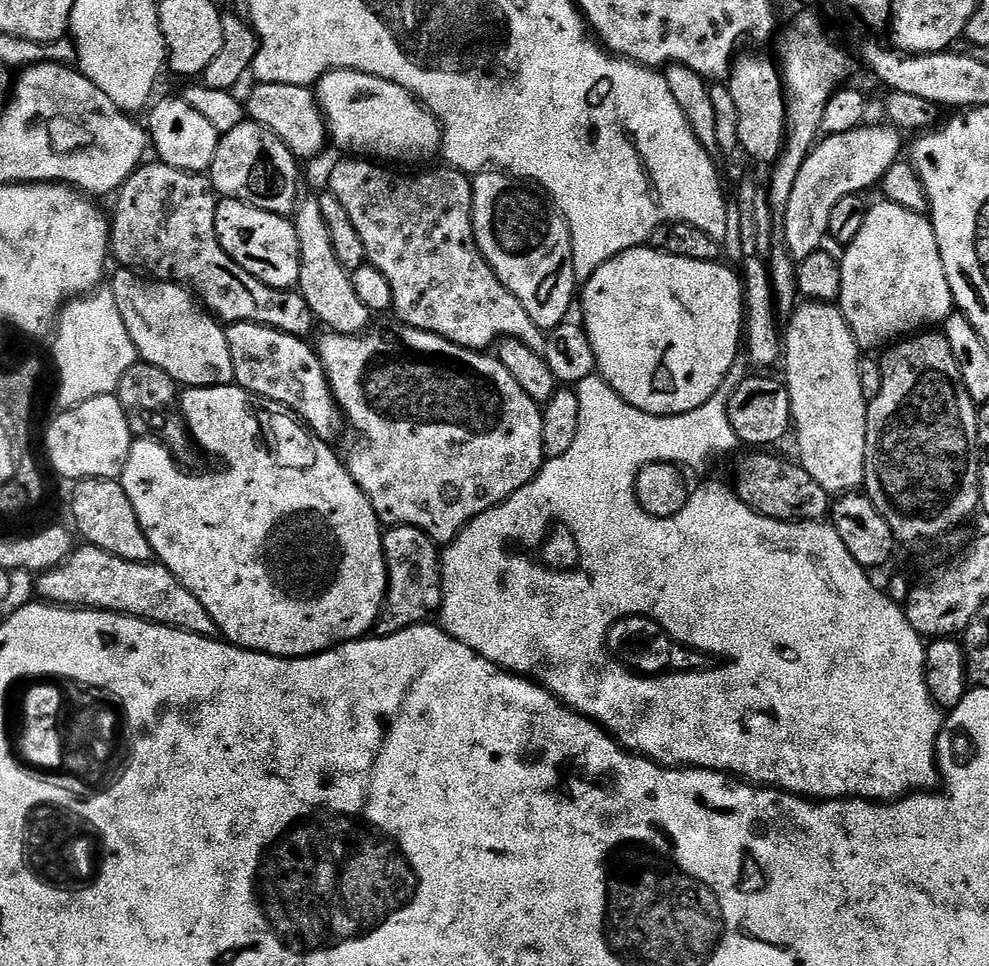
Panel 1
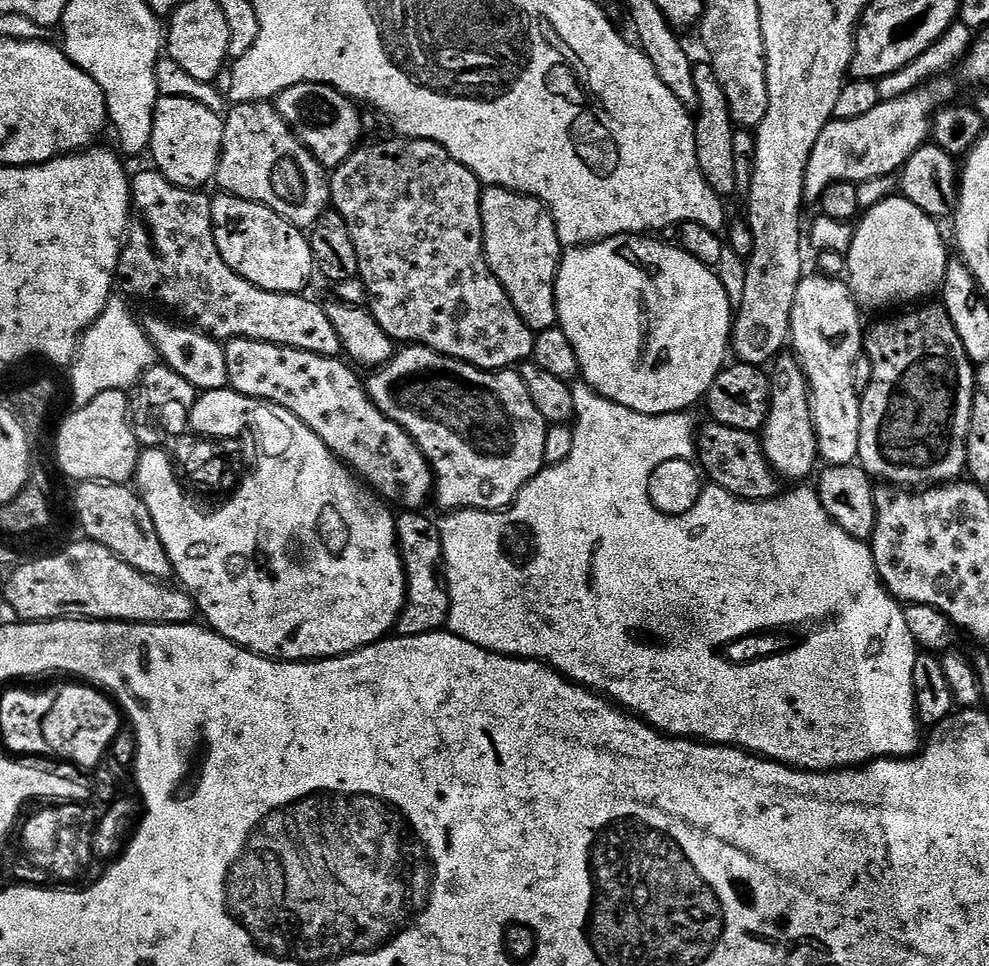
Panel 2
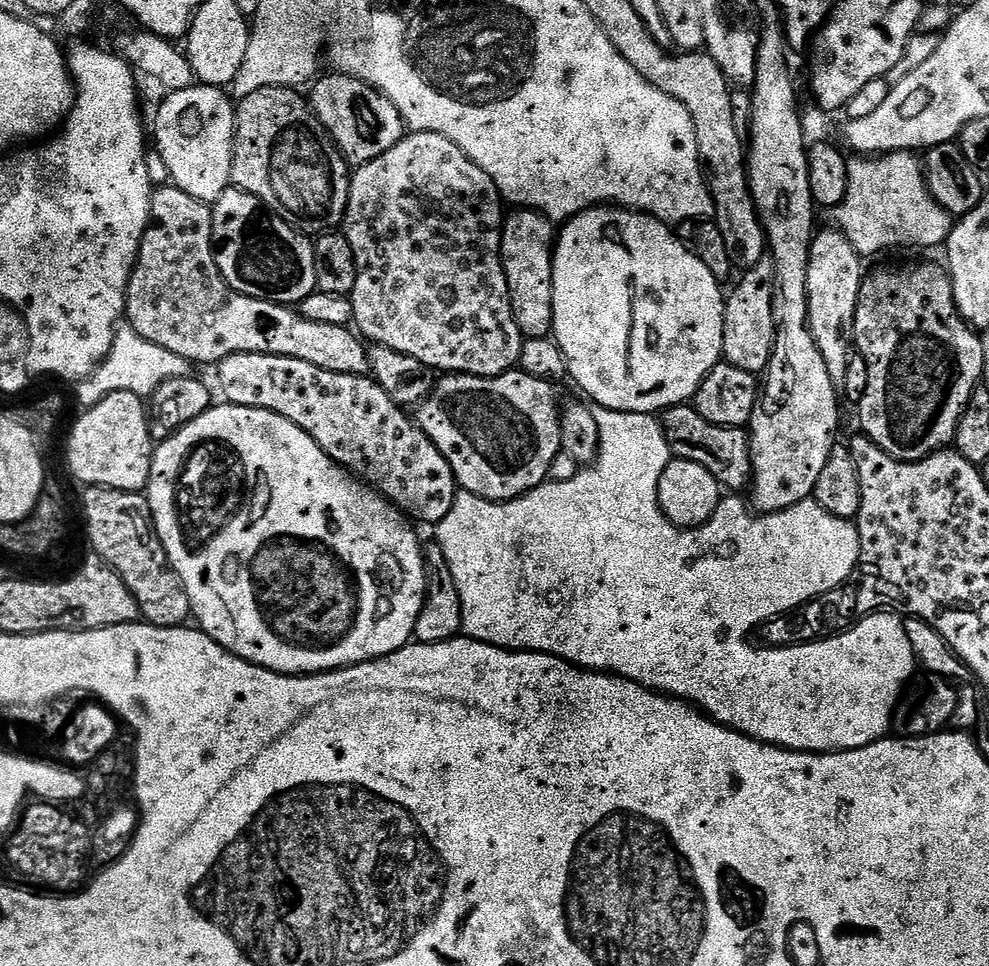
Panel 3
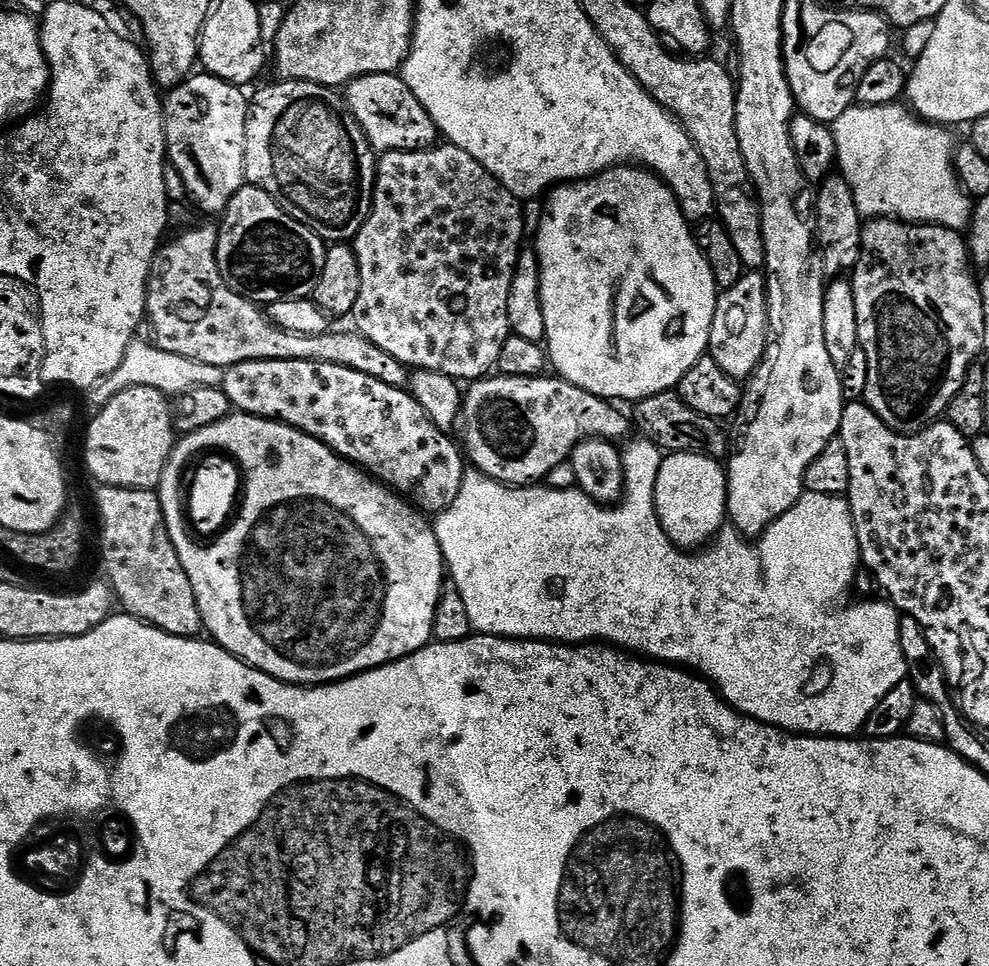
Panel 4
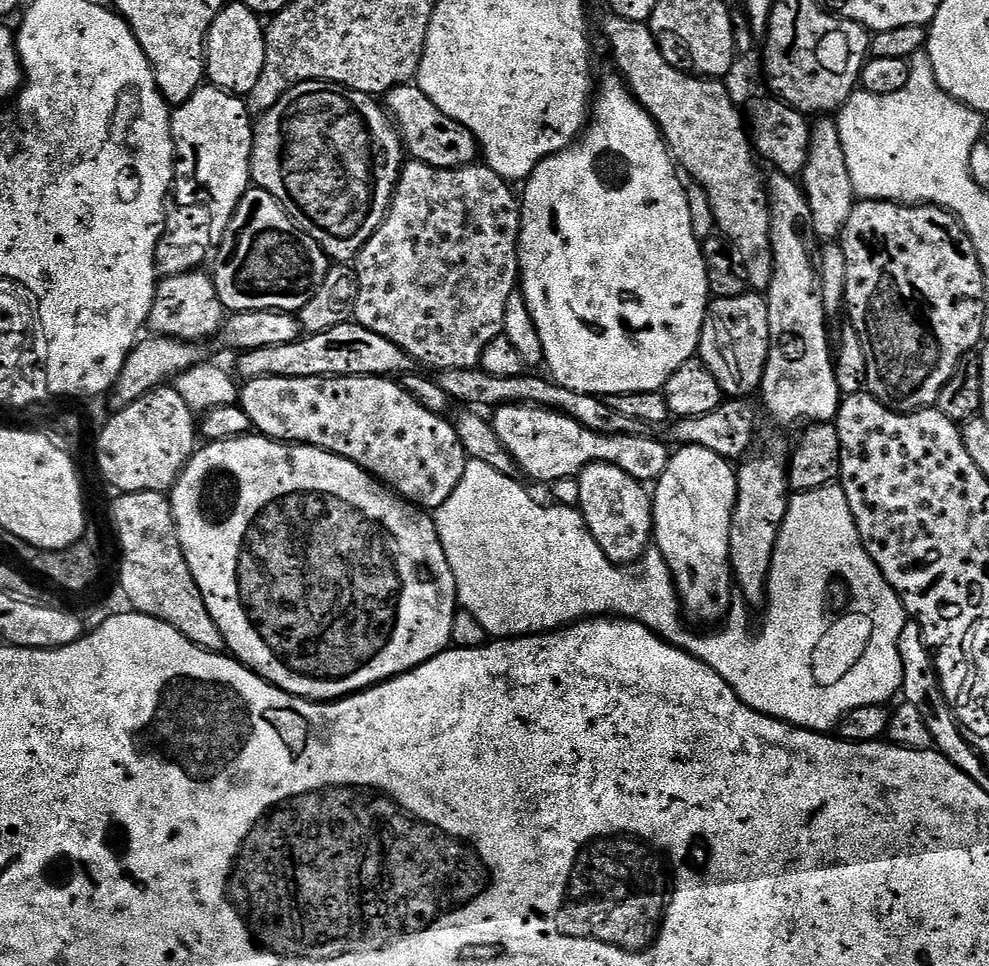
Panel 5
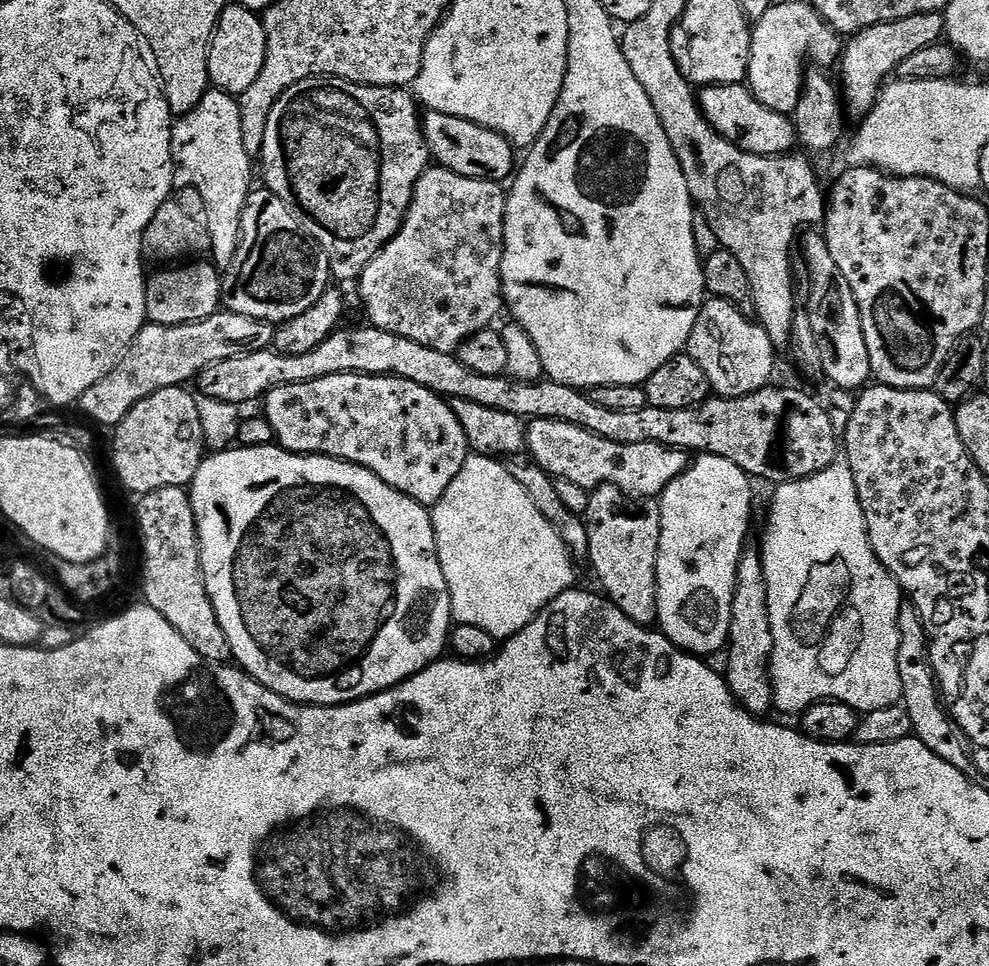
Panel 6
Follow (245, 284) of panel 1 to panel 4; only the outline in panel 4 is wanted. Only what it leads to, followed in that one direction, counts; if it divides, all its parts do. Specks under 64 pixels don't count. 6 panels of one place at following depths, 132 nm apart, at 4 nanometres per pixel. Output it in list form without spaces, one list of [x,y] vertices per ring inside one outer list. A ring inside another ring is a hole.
[[[215,227],[192,228],[172,241],[169,239],[152,259],[146,320],[152,323],[151,339],[155,347],[166,350],[166,354],[182,354],[182,358],[194,358],[194,362],[206,362],[223,369],[255,360],[321,360],[358,370],[358,374],[378,378],[378,382],[386,382],[386,386],[409,387],[410,372],[406,365],[398,362],[394,354],[386,354],[382,346],[374,346],[374,342],[359,332],[330,330],[317,336],[290,334],[268,319],[261,305],[234,294],[220,277],[216,233]]]

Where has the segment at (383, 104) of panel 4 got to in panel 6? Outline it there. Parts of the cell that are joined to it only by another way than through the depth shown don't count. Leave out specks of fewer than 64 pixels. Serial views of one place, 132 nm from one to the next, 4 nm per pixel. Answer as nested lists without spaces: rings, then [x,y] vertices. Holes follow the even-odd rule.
[[[431,110],[423,113],[422,123],[431,159],[439,167],[448,168],[454,174],[462,174],[466,178],[497,182],[507,181],[513,175],[518,164],[518,152],[502,134],[486,126],[478,126],[466,118],[454,118],[450,114]]]

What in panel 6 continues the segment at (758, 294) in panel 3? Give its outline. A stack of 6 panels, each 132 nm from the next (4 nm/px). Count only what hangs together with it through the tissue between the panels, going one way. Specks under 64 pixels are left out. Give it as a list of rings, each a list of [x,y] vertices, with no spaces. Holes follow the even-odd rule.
[[[715,298],[705,299],[700,307],[698,322],[688,339],[686,354],[702,366],[717,397],[745,396],[760,388],[769,387],[772,371],[776,368],[778,350],[770,342],[764,327],[730,302]]]

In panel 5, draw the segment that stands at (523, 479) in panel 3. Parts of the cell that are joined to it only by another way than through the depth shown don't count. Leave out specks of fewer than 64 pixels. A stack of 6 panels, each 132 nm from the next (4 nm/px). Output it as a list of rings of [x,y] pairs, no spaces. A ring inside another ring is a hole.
[[[501,404],[490,416],[492,431],[506,446],[506,450],[512,456],[512,460],[521,473],[525,472],[532,480],[561,480],[567,476],[579,476],[581,470],[588,464],[613,464],[626,474],[630,474],[641,482],[655,482],[666,470],[670,448],[667,448],[660,440],[651,440],[647,434],[639,436],[607,436],[601,432],[590,430],[582,426],[574,418],[567,416],[565,412],[557,412],[555,408],[537,408],[530,404]]]

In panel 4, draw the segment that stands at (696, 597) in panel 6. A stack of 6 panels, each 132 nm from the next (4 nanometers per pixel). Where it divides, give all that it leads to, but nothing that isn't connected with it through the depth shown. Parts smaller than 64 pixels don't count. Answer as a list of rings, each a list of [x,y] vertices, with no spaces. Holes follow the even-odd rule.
[[[673,452],[660,462],[654,486],[658,522],[676,547],[700,550],[725,527],[728,515],[728,477],[719,459],[693,452]]]

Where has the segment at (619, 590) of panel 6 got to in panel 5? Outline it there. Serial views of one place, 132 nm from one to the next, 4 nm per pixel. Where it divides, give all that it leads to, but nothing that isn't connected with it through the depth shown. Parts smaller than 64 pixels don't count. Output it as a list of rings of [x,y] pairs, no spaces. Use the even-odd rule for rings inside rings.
[[[588,464],[576,477],[580,503],[578,510],[584,515],[586,526],[602,546],[606,558],[621,566],[636,563],[649,549],[653,539],[652,498],[641,481],[635,480],[626,470],[613,464]]]

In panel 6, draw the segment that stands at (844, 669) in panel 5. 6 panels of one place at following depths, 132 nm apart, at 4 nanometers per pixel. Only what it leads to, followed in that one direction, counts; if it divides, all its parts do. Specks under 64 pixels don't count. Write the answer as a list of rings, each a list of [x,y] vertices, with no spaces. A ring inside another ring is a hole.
[[[469,455],[462,470],[458,470],[458,478],[450,482],[450,490],[442,494],[431,513],[438,558],[442,562],[442,574],[446,574],[446,586],[452,599],[452,619],[456,624],[478,626],[478,630],[486,630],[486,634],[503,642],[530,626],[554,598],[577,587],[578,564],[572,551],[562,538],[558,538],[558,530],[542,518],[538,506],[530,502],[530,494],[518,486],[499,459]],[[838,458],[826,470],[815,472],[801,480],[792,480],[781,484],[772,496],[772,509],[768,512],[768,529],[764,532],[762,555],[764,557],[764,573],[768,587],[770,602],[770,626],[774,634],[774,650],[772,651],[772,689],[774,690],[774,708],[780,712],[796,712],[803,714],[811,704],[820,700],[837,700],[846,702],[858,714],[894,707],[901,703],[904,691],[902,678],[898,670],[898,650],[900,649],[900,606],[902,588],[896,579],[882,566],[882,562],[874,554],[870,546],[870,538],[866,530],[866,518],[862,514],[862,502],[858,498],[858,490],[854,486],[854,474],[850,470],[847,459]]]

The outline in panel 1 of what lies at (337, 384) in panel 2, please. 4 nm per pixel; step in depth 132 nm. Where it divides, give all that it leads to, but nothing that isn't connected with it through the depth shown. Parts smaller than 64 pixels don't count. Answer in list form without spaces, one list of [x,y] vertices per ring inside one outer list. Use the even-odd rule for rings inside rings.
[[[229,324],[226,328],[230,346],[230,362],[234,362],[234,381],[253,396],[267,400],[269,405],[279,406],[291,415],[299,418],[309,432],[319,440],[332,442],[340,432],[342,409],[336,403],[332,388],[324,373],[317,349],[308,345],[307,339],[279,332],[276,328],[267,328],[265,324]]]

